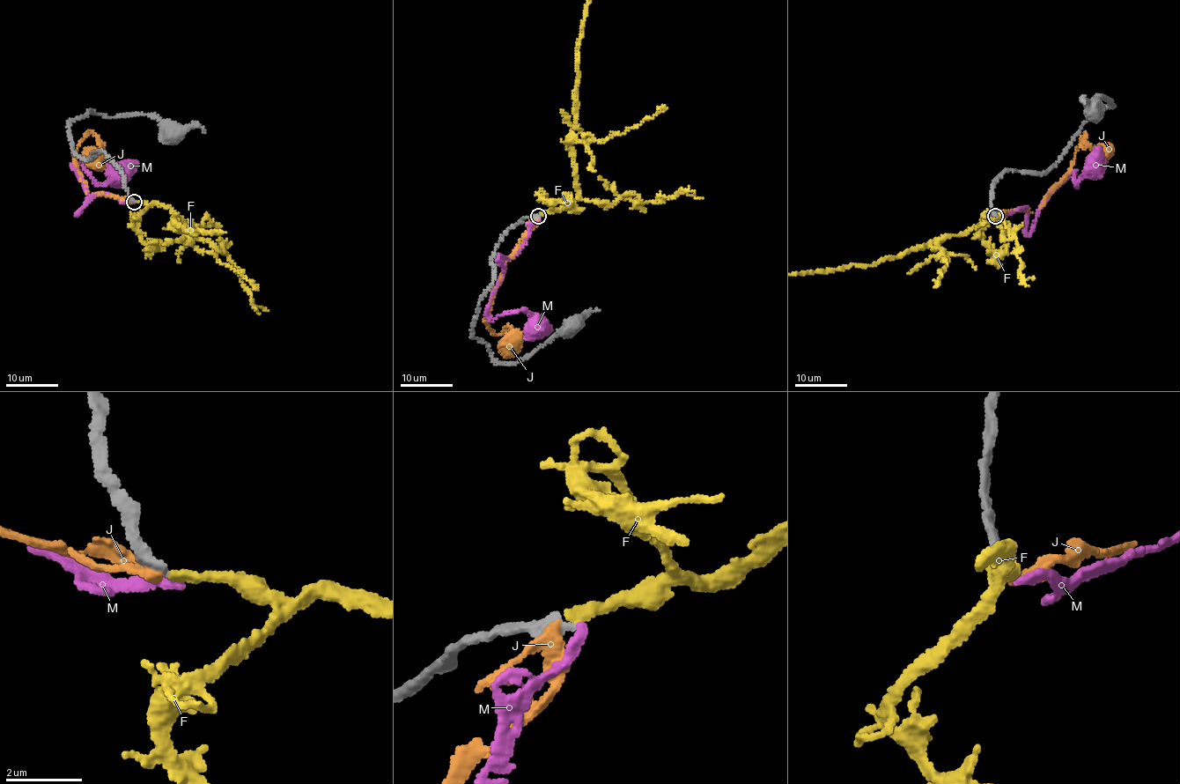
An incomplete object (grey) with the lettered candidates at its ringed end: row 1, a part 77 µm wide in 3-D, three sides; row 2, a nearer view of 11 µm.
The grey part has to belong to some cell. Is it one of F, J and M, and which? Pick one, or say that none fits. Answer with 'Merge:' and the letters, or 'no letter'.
Merge: F

